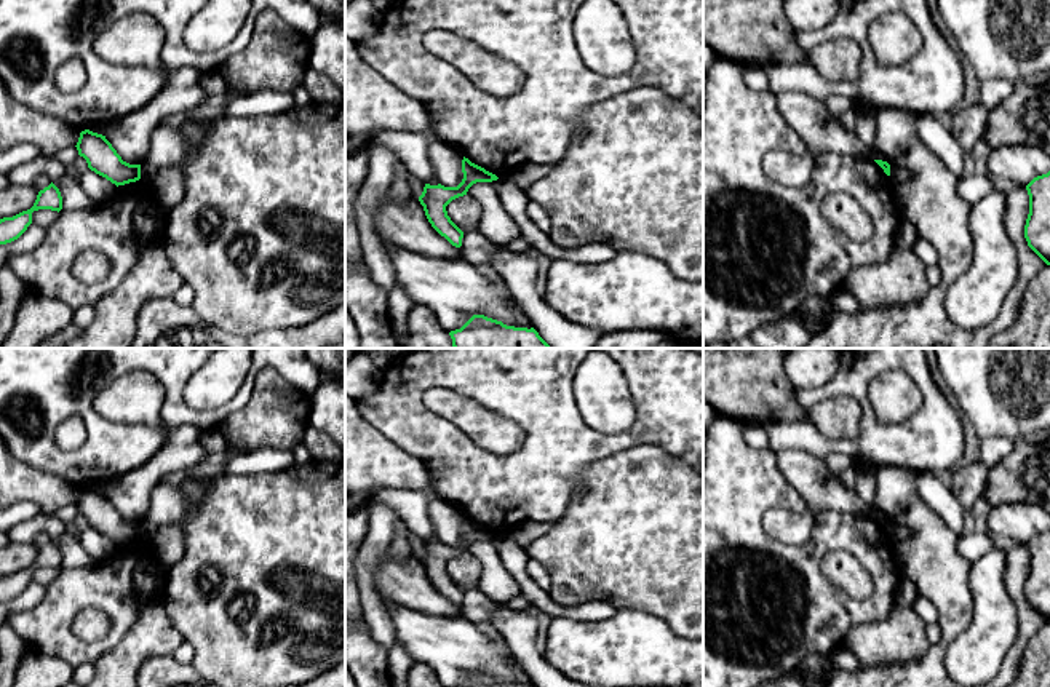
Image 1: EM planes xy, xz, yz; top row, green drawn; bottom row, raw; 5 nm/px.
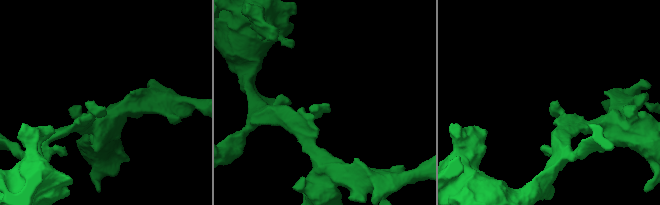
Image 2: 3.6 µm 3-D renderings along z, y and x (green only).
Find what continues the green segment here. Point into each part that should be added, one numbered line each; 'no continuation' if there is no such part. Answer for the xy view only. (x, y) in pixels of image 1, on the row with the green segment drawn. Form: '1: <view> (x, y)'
no continuation

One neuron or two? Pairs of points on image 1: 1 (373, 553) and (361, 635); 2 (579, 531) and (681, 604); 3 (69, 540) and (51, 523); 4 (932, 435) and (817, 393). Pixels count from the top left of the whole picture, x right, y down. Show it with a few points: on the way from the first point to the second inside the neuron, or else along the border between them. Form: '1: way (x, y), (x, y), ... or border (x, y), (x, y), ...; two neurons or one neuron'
1: border (365, 619), (371, 635), (387, 651); two neurons
2: way (604, 544), (620, 544), (656, 579); one neuron
3: border (66, 531), (53, 540); two neurons
4: way (900, 435), (884, 435), (849, 390); one neuron

